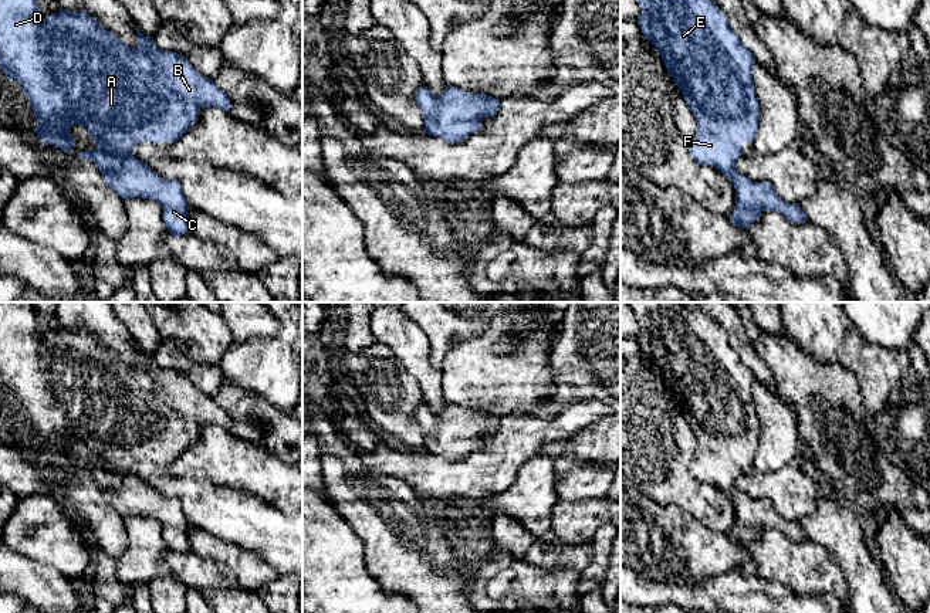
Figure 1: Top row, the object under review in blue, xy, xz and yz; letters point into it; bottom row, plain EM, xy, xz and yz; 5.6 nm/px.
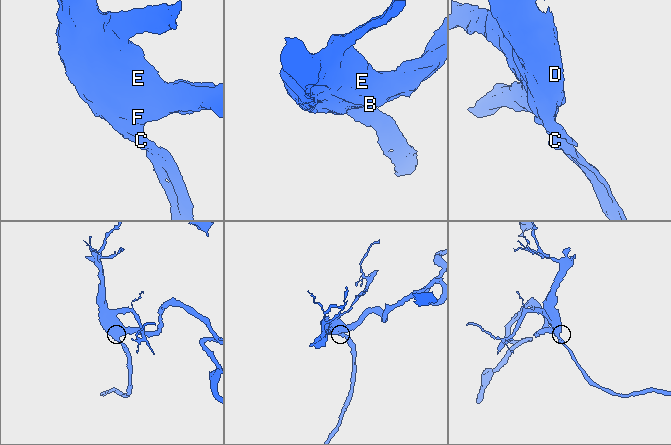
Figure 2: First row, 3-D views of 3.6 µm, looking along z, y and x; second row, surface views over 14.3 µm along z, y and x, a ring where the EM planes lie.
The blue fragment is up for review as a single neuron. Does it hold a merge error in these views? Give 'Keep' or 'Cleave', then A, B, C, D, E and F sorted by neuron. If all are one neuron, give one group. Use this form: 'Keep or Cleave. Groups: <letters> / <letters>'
Keep. Groups: A B C D E F

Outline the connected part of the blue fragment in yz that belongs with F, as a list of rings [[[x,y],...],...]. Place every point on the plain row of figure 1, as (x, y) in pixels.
[[[629,302],[633,314],[640,324],[643,332],[638,335],[638,341],[643,353],[659,369],[667,390],[673,394],[676,403],[693,430],[697,440],[697,451],[690,463],[691,475],[700,482],[710,482],[726,492],[735,507],[735,526],[730,539],[745,546],[754,541],[761,529],[781,531],[791,541],[802,542],[806,534],[798,521],[785,521],[768,499],[754,499],[738,491],[735,478],[745,467],[744,460],[753,460],[758,450],[760,423],[755,416],[753,402],[753,385],[755,377],[748,366],[741,360],[726,338],[724,331],[703,311],[690,309],[683,302]]]

